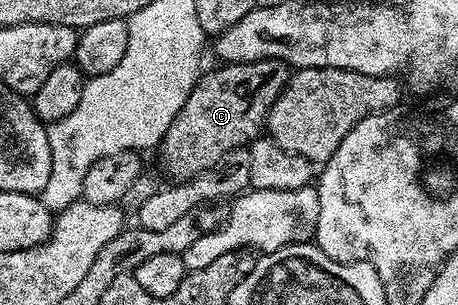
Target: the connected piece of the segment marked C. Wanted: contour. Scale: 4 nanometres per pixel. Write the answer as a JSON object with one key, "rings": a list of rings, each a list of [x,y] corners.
{"rings":[[[278,59],[227,63],[218,68],[218,71],[206,70],[198,78],[183,109],[179,109],[175,121],[171,121],[167,133],[160,141],[161,167],[170,175],[170,180],[194,179],[199,173],[211,169],[229,151],[234,151],[237,147],[248,148],[249,144],[266,130],[269,111],[289,86],[291,68],[289,64]]]}

